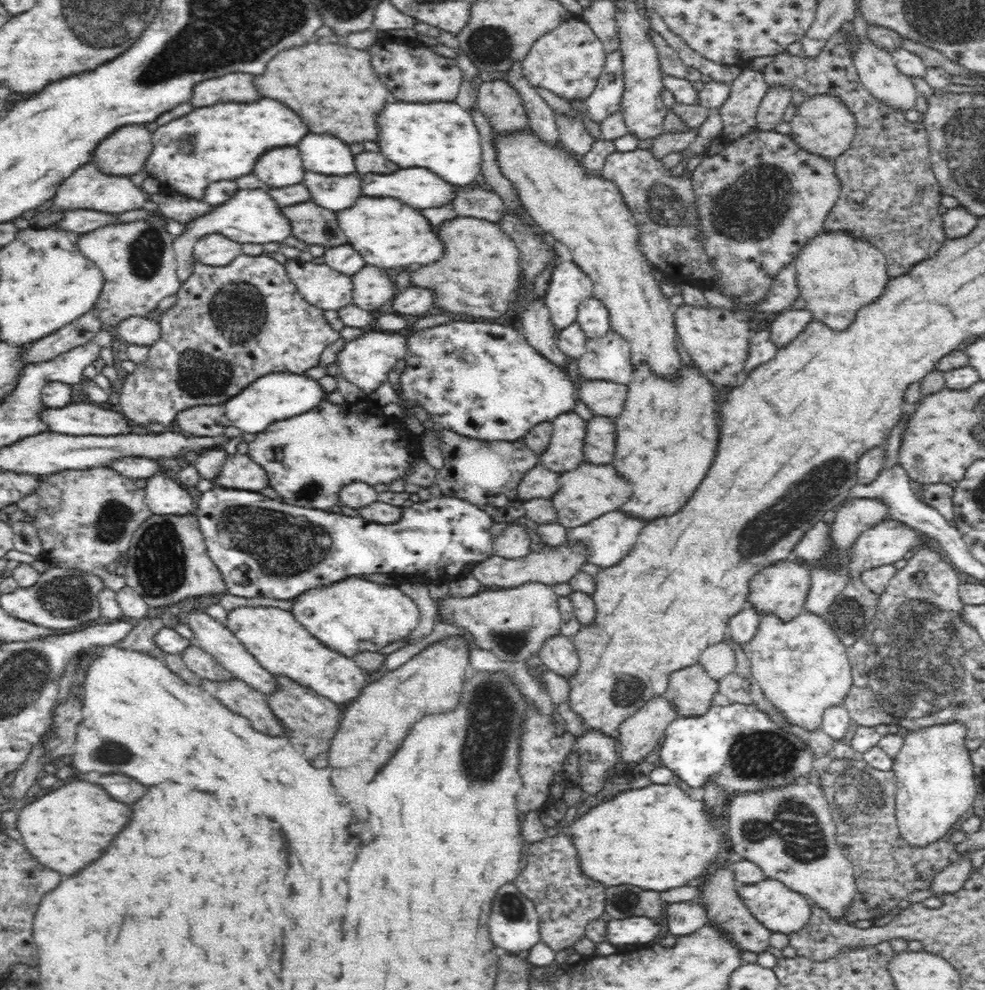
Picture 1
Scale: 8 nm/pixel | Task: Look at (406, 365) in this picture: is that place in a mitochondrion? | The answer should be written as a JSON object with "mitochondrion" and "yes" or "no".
{"mitochondrion":"no"}

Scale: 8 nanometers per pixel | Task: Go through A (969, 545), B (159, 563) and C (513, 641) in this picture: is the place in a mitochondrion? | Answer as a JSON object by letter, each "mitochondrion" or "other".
{"A":"other","B":"mitochondrion","C":"mitochondrion"}

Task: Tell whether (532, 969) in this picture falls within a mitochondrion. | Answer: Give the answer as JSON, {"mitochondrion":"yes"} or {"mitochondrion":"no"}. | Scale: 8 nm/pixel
{"mitochondrion":"no"}

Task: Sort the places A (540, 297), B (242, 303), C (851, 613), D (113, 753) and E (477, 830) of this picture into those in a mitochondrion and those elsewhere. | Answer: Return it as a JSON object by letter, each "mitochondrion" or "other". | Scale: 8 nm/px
{"A":"other","B":"mitochondrion","C":"mitochondrion","D":"mitochondrion","E":"other"}

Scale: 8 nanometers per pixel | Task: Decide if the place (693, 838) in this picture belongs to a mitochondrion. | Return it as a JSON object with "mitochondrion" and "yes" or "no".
{"mitochondrion":"no"}

